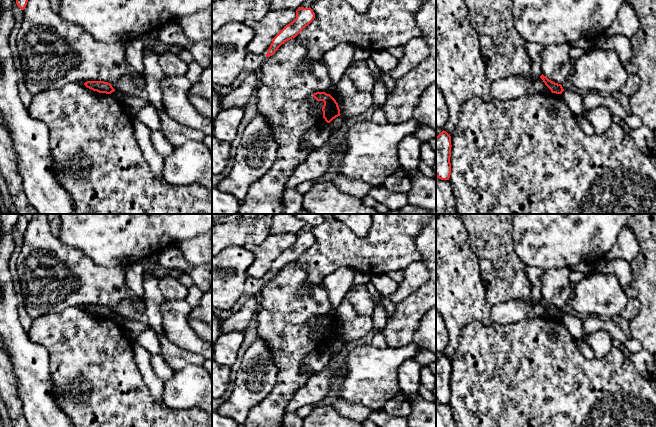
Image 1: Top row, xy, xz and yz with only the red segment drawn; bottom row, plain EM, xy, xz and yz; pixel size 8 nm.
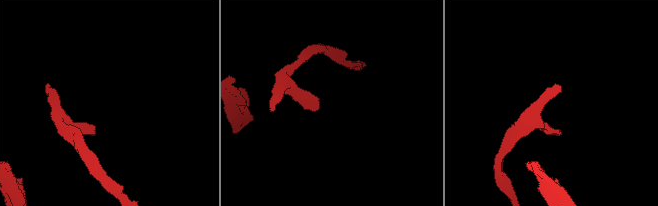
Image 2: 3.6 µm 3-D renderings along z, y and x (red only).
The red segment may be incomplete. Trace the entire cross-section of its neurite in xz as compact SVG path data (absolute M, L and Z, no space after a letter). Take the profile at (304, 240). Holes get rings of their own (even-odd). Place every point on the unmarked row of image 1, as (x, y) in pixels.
M298 232L296 234L296 242L279 255L279 257L273 262L266 281L272 280L282 268L292 262L295 262L314 244L314 242L315 237L311 232Z

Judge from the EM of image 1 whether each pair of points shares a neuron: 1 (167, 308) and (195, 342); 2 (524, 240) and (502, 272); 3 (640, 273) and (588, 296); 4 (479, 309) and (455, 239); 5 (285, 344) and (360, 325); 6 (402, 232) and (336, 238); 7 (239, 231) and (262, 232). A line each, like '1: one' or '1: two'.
1: one
2: two
3: two
4: one
5: two
6: one
7: one

